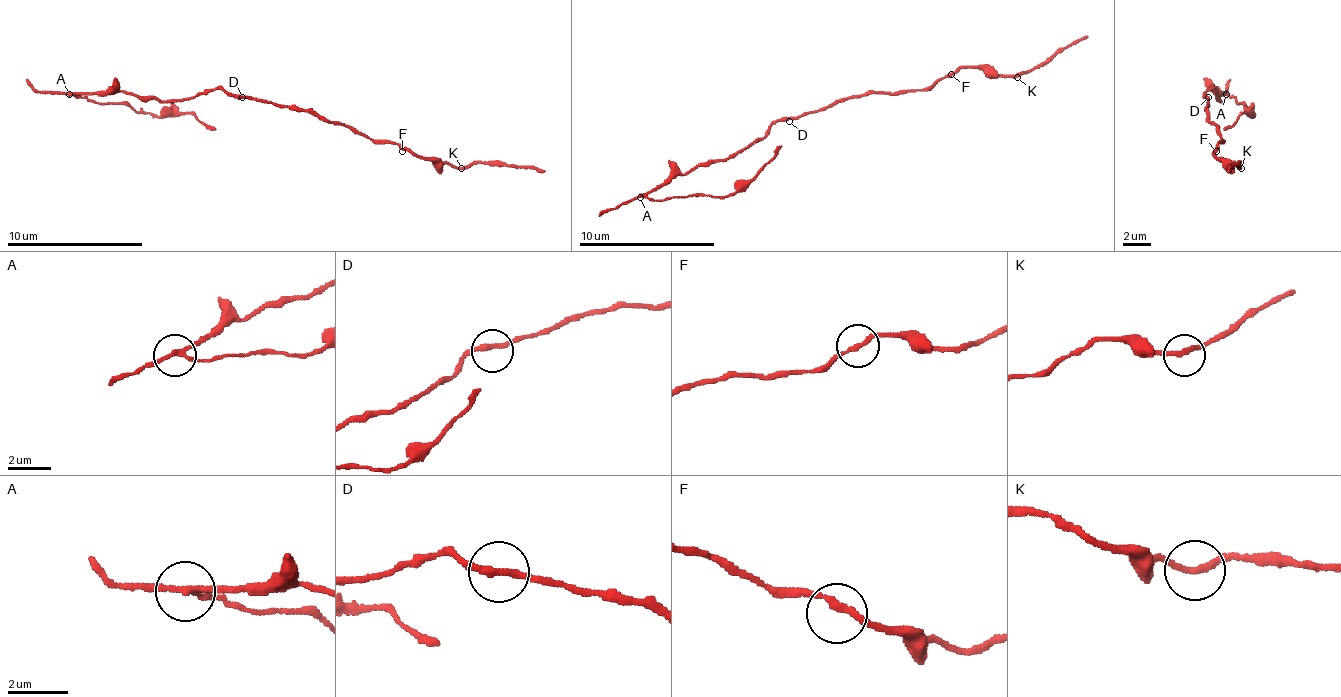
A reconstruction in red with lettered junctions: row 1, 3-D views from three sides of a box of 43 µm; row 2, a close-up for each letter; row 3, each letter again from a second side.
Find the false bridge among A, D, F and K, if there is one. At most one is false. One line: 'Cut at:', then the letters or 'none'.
Cut at: A

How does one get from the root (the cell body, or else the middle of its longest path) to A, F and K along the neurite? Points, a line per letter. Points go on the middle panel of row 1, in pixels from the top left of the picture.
A: (789, 118), (782, 118), (761, 138), (726, 159), (673, 172), (641, 196)
F: (789, 118), (823, 111), (841, 101), (866, 94), (901, 94), (935, 87), (951, 74)
K: (789, 118), (823, 111), (866, 94), (901, 94), (935, 87), (962, 67), (988, 67), (997, 74), (1017, 77)

